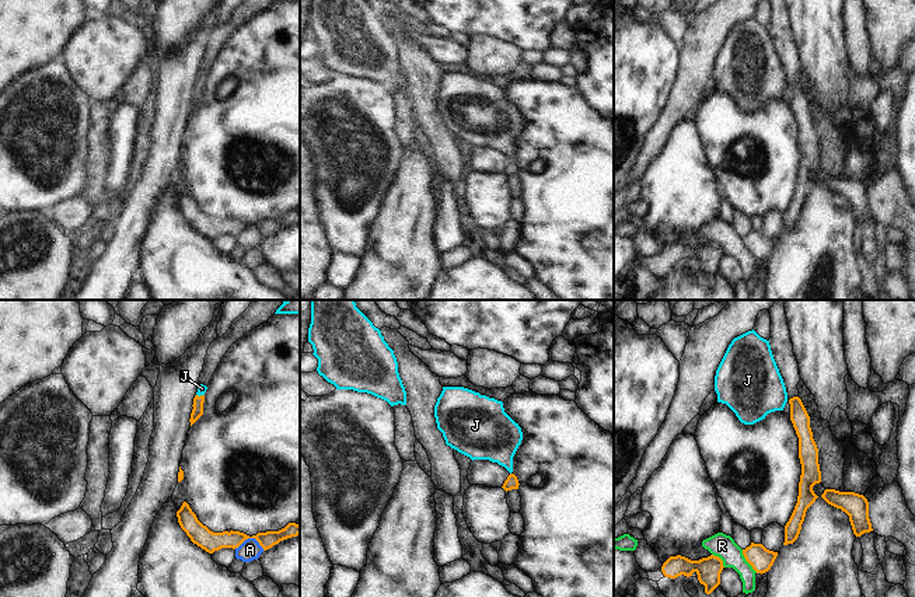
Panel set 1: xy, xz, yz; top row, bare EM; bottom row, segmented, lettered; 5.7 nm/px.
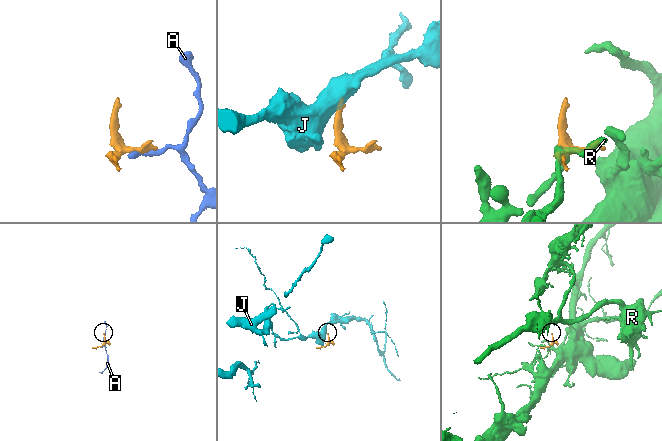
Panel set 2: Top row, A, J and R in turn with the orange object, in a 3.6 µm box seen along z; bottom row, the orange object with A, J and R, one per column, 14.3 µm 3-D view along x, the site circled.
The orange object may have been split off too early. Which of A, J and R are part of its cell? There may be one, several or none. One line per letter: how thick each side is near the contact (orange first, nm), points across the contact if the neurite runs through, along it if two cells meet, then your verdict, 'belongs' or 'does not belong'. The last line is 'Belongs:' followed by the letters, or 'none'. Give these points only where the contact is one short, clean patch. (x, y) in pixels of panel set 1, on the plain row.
A: 120/120 nm | along xy (234, 234), (245, 226), (254, 224), (264, 236) | does not belong
J: 60/50 nm | across xy (198, 87), (201, 81), (202, 74) | belongs
R: 140/140 nm | along yz (741, 236), (746, 247), (757, 258) | does not belong
Belongs: J

